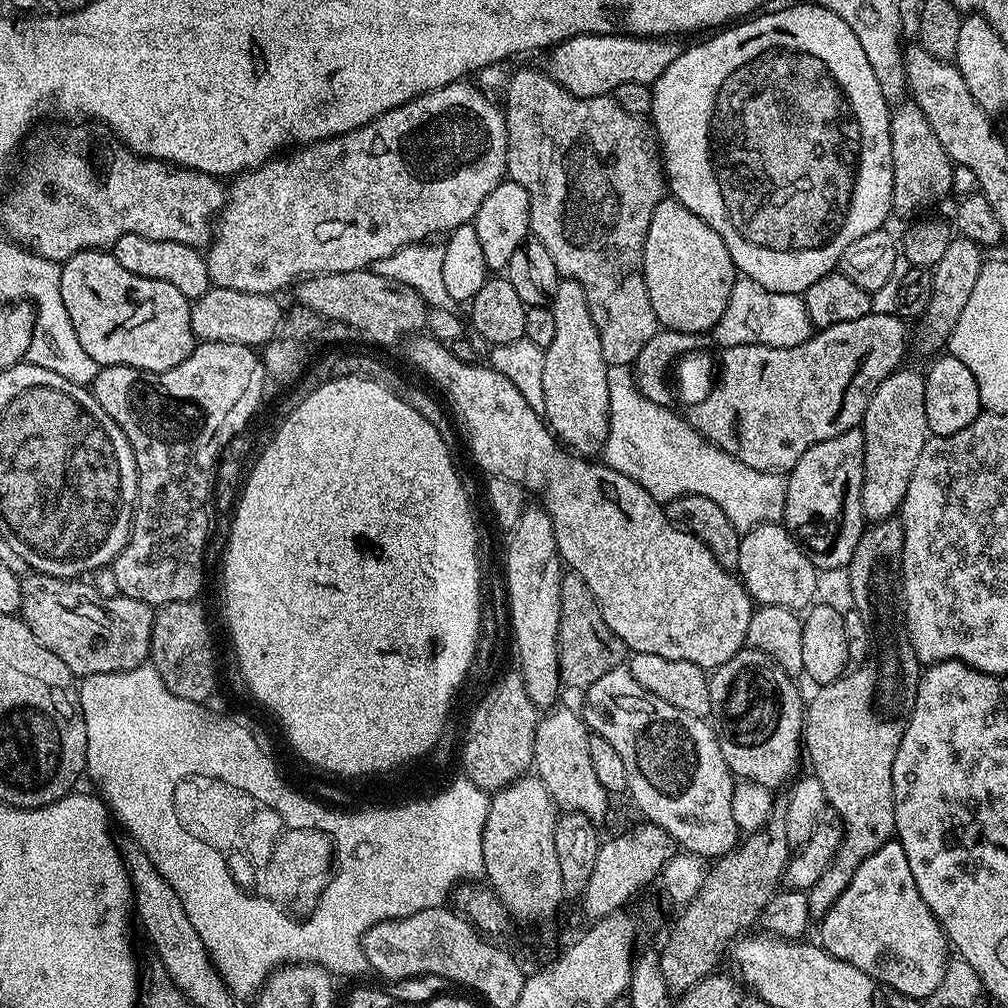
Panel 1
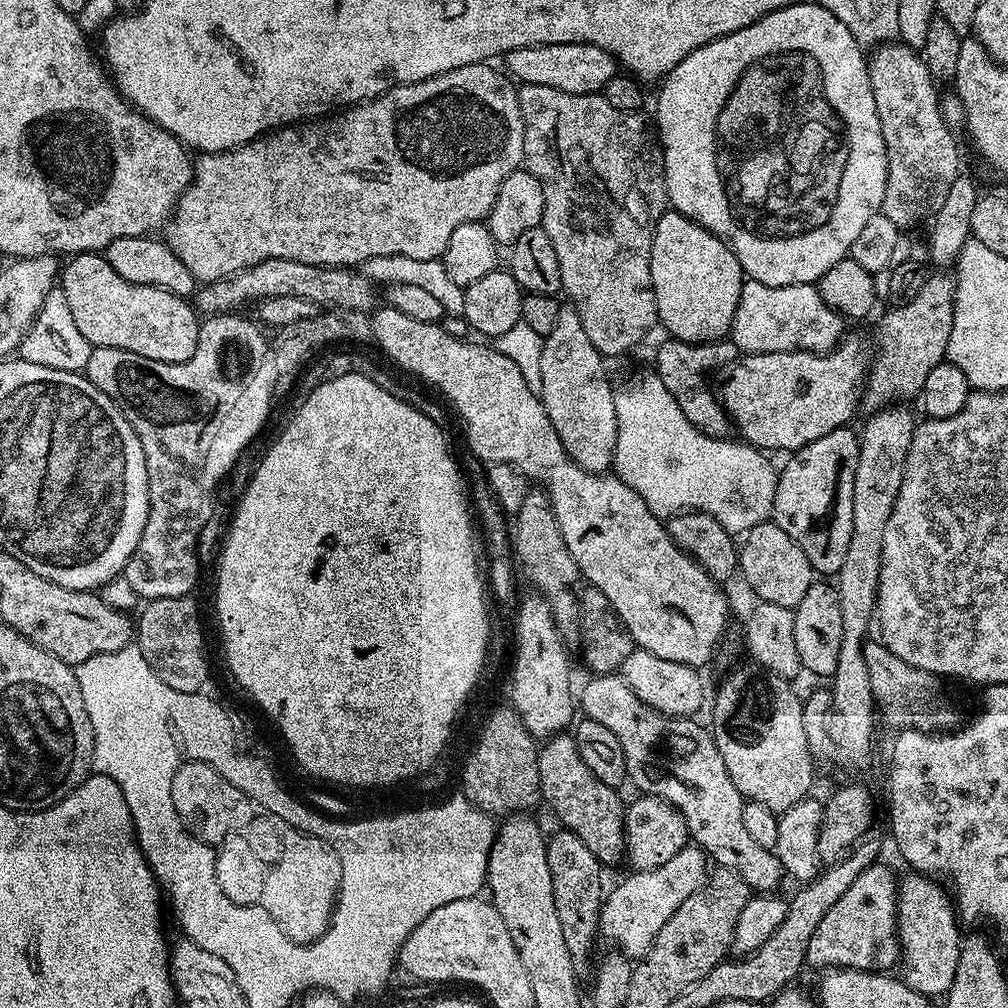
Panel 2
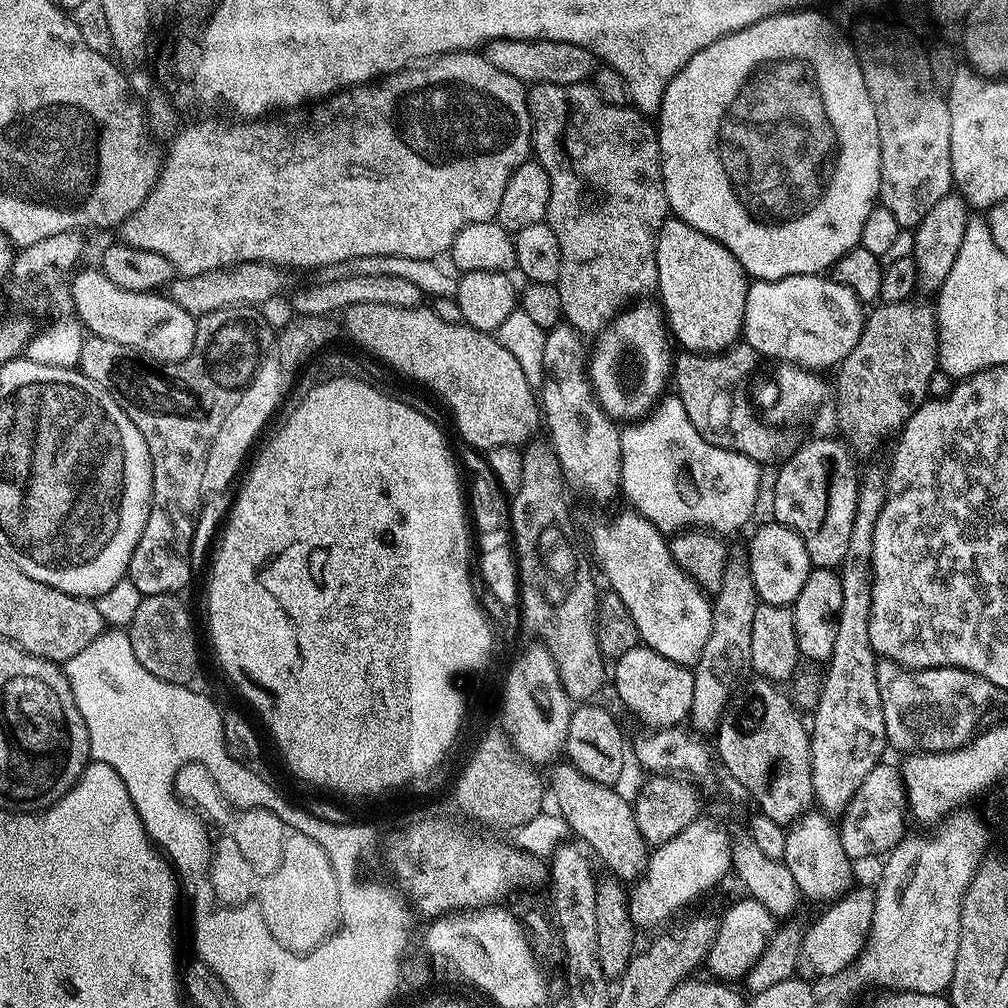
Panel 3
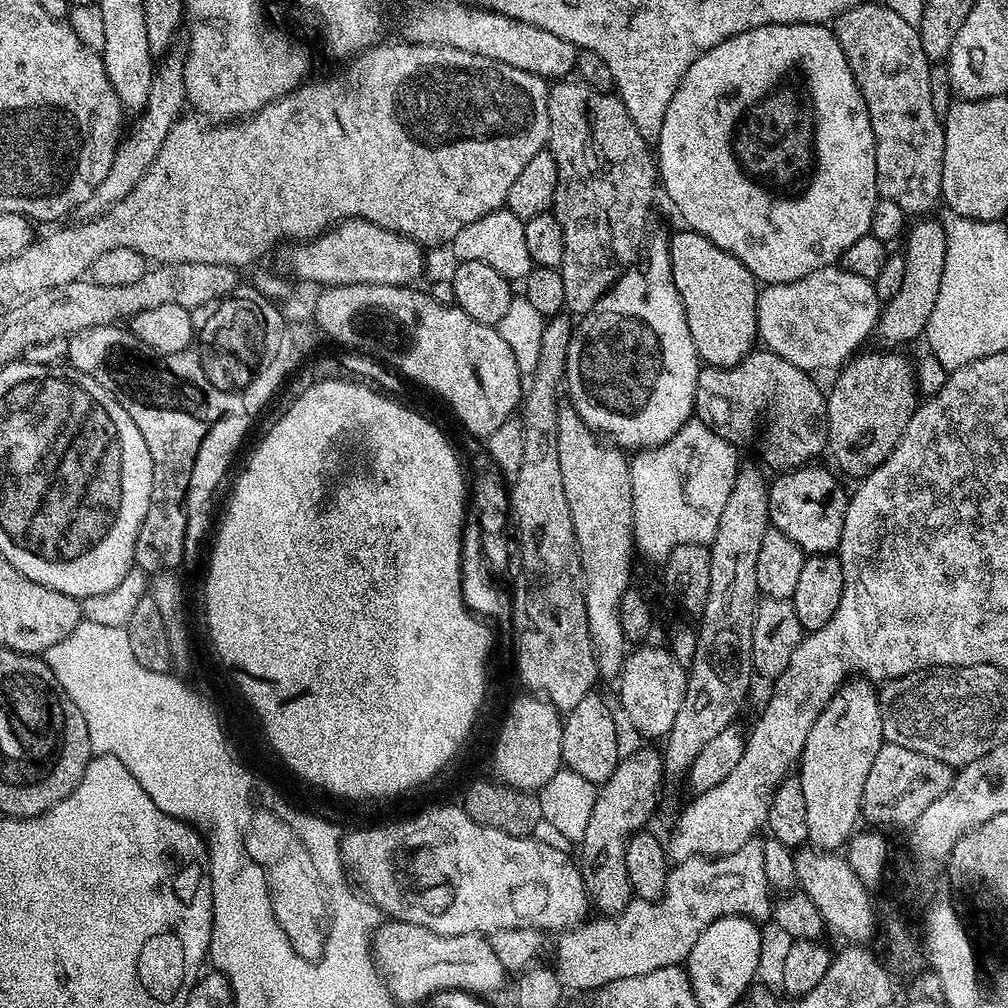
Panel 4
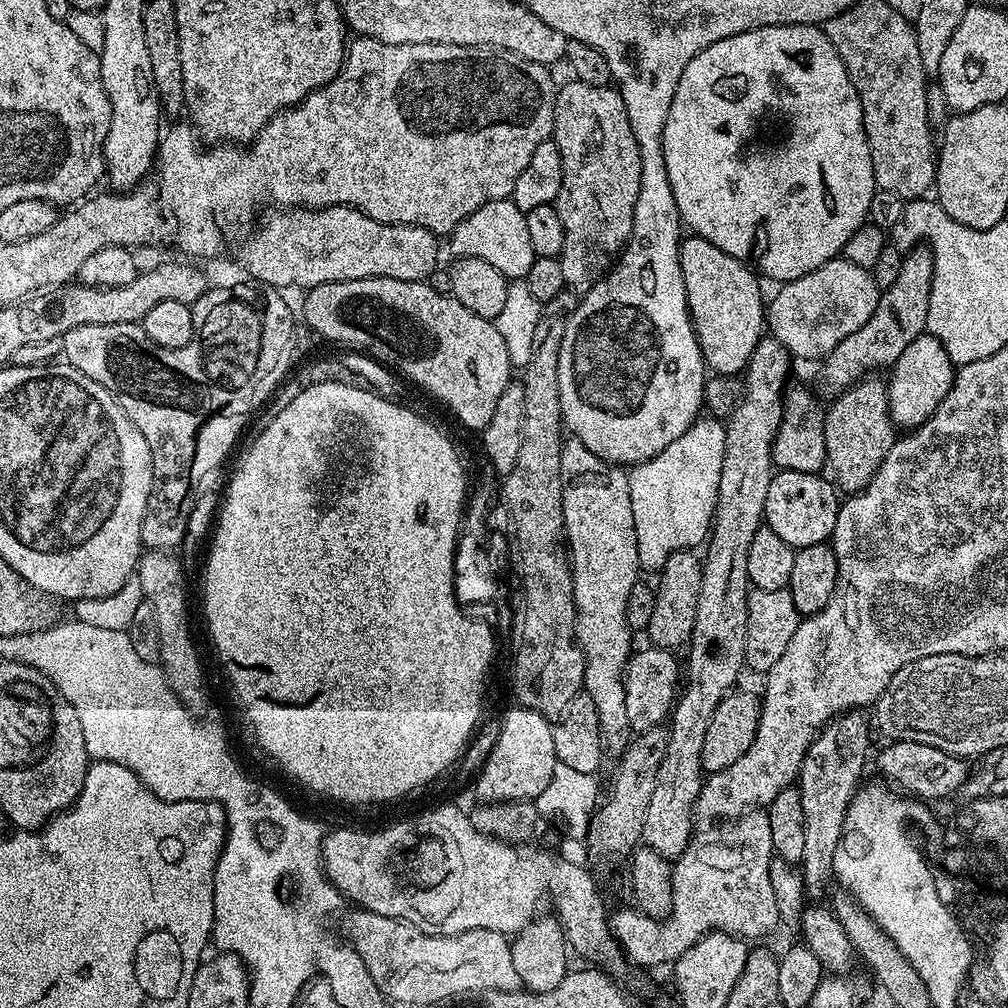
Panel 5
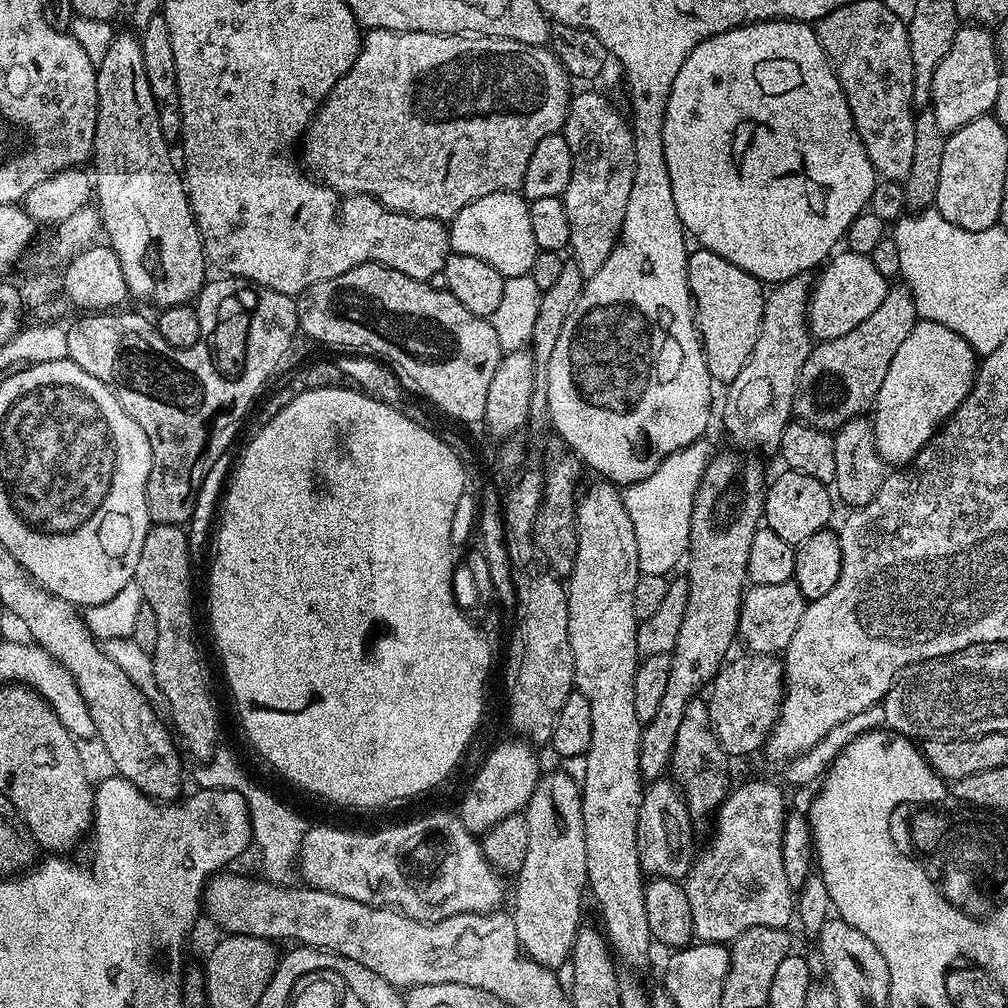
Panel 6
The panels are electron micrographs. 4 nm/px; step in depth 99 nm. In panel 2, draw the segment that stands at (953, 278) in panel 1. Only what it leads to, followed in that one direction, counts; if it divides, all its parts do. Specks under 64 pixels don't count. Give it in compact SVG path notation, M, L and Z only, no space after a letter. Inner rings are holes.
M948 274L936 275L940 276L929 275L927 279L925 279L922 290L918 290L918 294L910 302L889 307L887 309L889 312L881 318L880 325L878 325L876 328L874 355L866 377L866 387L862 393L863 403L865 405L869 404L869 409L879 410L895 405L897 402L908 402L908 399L910 399L911 396L914 396L914 398L919 397L923 390L923 386L926 385L927 374L929 374L930 370L933 370L934 366L938 366L939 363L946 360L948 355L948 343L950 342L950 330L954 326L954 298L956 297L956 281L951 275Z

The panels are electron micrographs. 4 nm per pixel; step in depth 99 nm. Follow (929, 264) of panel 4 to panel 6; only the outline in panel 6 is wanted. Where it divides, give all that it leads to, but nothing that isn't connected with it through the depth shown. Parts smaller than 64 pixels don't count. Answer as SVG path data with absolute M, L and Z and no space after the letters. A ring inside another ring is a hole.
M903 282L896 283L889 287L886 298L882 298L882 306L862 326L854 326L842 338L821 340L813 347L806 366L802 366L794 394L792 410L797 421L811 428L835 430L848 420L863 417L873 407L882 378L886 378L886 370L890 370L890 362L898 354L898 346L914 330L918 319L911 290Z

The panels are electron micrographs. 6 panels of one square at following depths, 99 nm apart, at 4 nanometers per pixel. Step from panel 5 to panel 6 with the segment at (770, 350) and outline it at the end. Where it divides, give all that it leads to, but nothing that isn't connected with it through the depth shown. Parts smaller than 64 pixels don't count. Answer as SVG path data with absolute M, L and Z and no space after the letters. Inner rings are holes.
M811 275L795 276L775 285L765 295L762 326L754 354L742 366L738 378L727 385L724 396L724 428L732 440L749 440L760 448L779 449L780 439L794 413L794 394L802 366L812 353L814 337L808 329L808 298L814 283ZM668 778L651 781L645 787L642 806L638 810L638 862L641 870L652 878L661 876L667 880L683 881L694 863L692 823L694 823L694 817L688 811L687 802L679 784Z

